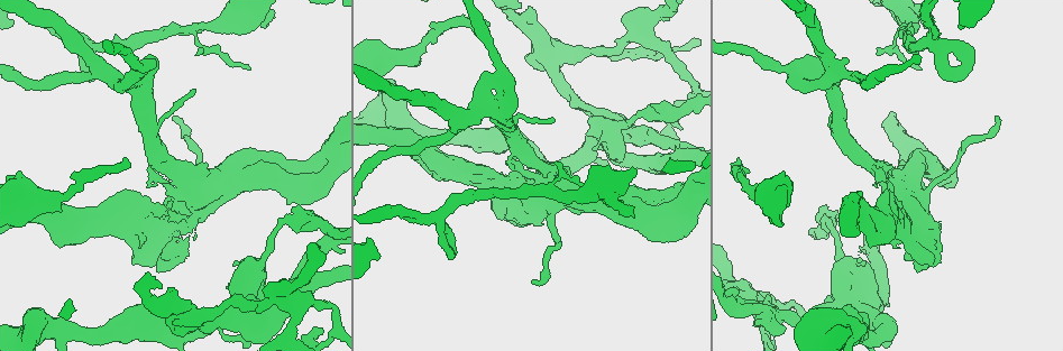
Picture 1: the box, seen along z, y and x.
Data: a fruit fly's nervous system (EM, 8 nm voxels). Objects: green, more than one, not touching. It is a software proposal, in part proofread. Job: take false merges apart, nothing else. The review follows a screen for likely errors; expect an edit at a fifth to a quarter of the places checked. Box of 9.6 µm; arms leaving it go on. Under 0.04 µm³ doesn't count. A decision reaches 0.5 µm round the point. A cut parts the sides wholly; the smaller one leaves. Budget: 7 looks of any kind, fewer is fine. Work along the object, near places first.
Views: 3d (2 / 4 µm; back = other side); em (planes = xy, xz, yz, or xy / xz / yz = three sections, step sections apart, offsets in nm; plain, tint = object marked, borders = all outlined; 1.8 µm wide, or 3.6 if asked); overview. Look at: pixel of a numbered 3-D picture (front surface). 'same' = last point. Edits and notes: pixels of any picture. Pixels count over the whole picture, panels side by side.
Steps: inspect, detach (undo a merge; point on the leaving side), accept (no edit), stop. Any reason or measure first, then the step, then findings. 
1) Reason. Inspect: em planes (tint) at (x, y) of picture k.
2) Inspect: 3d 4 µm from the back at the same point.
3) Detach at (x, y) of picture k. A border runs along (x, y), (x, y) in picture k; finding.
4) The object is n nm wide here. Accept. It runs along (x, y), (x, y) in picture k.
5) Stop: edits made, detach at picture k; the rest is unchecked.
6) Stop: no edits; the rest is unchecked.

Thick turns thin. Inspect: em planes (tint) at (577, 195) of picture 1.

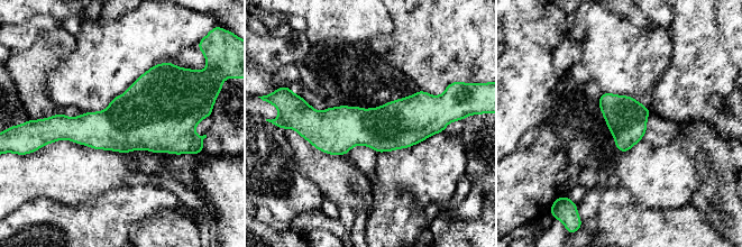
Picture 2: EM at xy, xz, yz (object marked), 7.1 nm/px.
Accept. It runs along (303, 118), (315, 126), (438, 129) in picture 2; continuous, no second neuron.

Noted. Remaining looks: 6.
Calibre changes. Inspect: em planes (tint) at (647, 113) of picture 1.

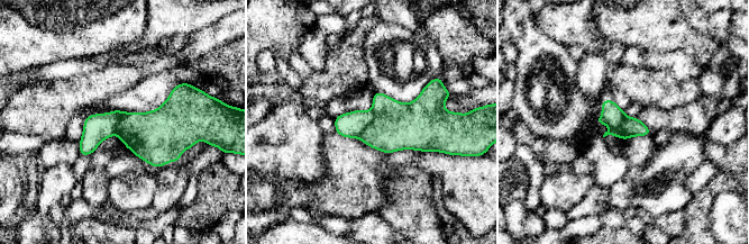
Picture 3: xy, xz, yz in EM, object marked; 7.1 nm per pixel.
The object is 160 nm wide here. Detach at (396, 126) of picture 3. Two neurons meet here.

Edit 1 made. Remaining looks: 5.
See it whole again. Inspect: overview.

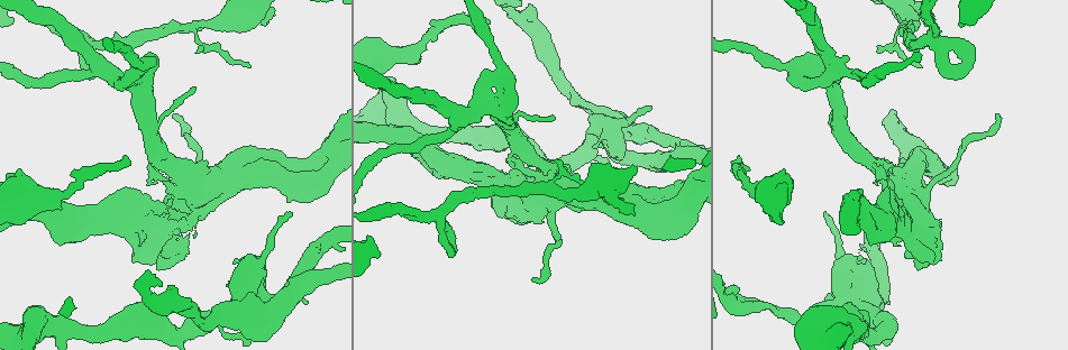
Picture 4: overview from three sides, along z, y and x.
Arms part here. Inspect: em 3.6 µm xy step 8 (tint) at (847, 299) of picture 4.

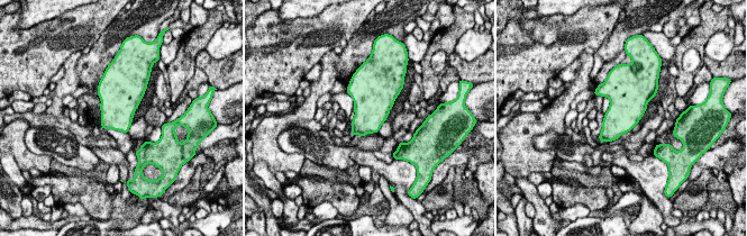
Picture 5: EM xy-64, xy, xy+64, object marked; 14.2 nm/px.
Cut it another way. Inspect: em 3.6 µm planes (tint) at the same point.

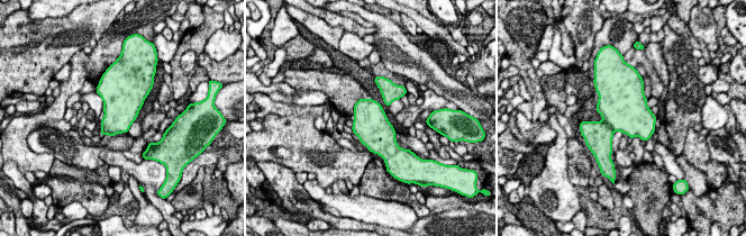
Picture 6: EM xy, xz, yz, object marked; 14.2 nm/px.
Detach at (598, 136) of picture 6. A border runs along (601, 121), (607, 125) in picture 6; two neurons meet here.

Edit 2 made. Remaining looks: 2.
Stop: edits made, detach at picture 3, detach at picture 6; the rest is unchecked.

